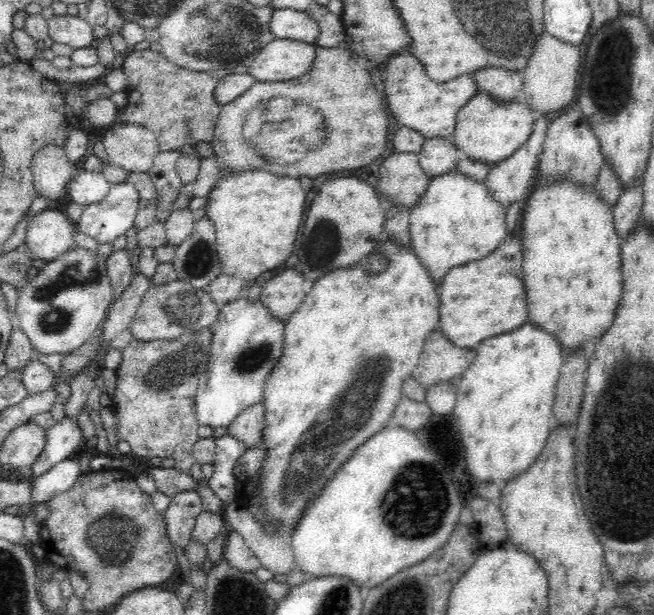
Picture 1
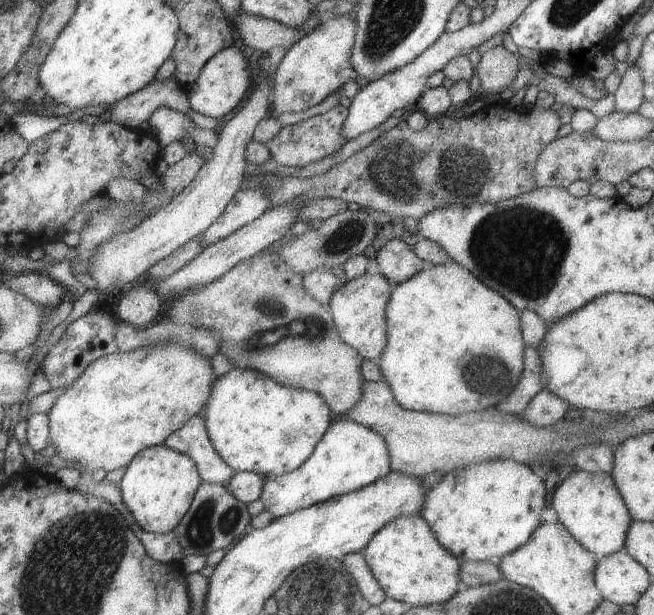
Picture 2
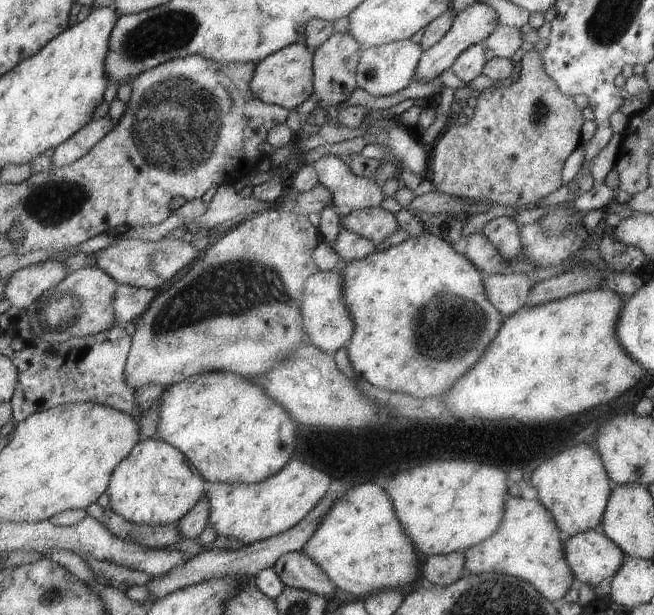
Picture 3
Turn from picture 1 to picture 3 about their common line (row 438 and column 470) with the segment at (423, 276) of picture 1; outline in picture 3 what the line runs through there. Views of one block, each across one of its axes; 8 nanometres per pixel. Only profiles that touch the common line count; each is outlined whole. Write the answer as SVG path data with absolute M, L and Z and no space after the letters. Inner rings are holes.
M426 233L421 237L410 237L406 241L393 245L381 251L374 251L361 259L348 262L339 261L338 272L343 276L343 303L353 321L353 333L346 344L349 361L352 363L358 378L362 377L370 384L389 391L406 393L416 398L442 396L452 386L452 383L460 380L472 365L481 358L488 343L495 338L499 326L503 320L503 314L488 300L482 274L462 252L459 252L443 238Z

